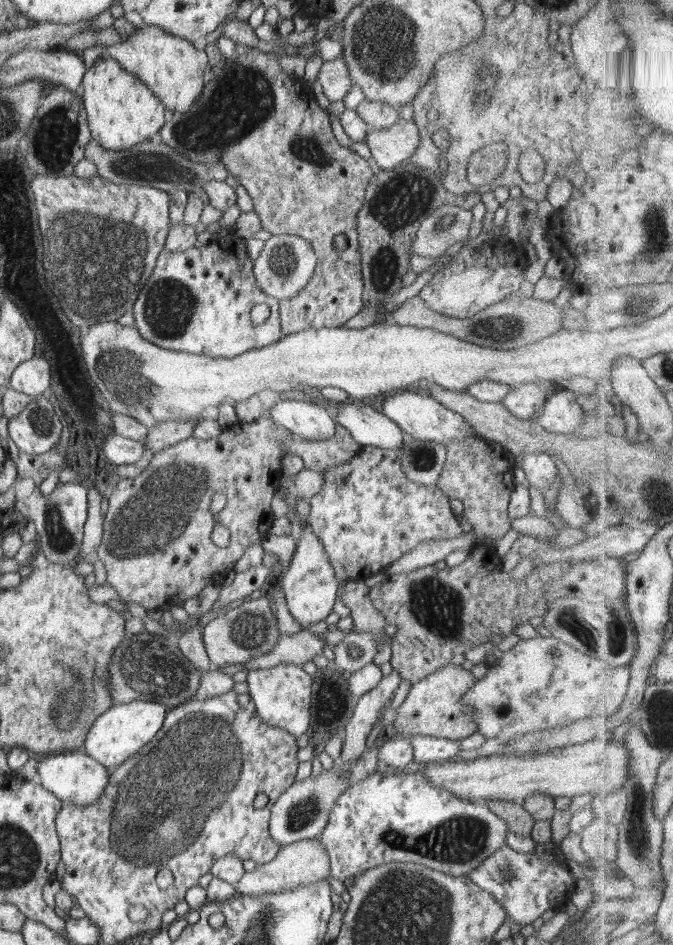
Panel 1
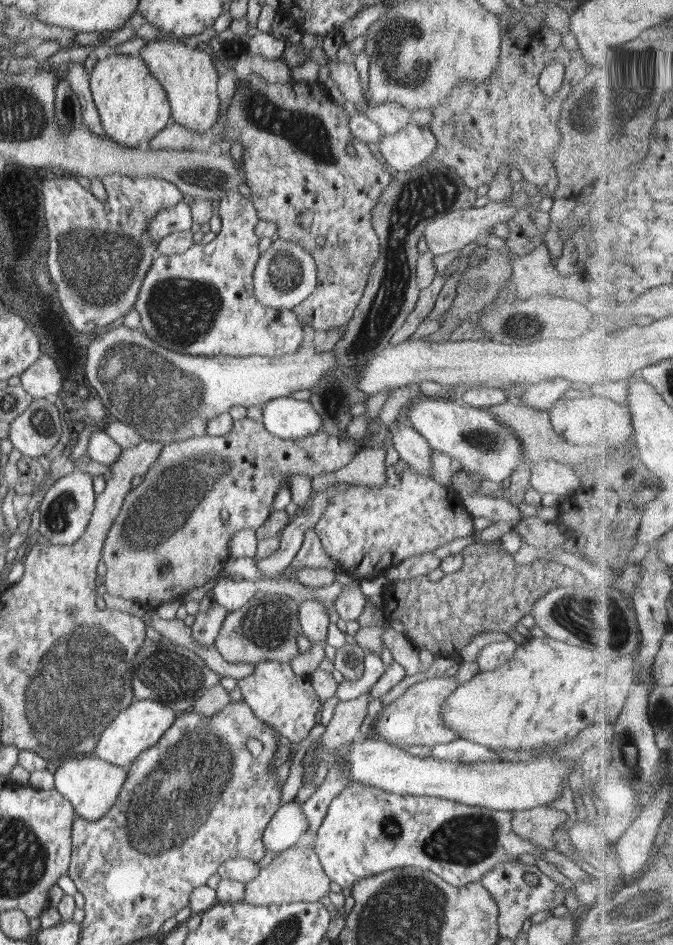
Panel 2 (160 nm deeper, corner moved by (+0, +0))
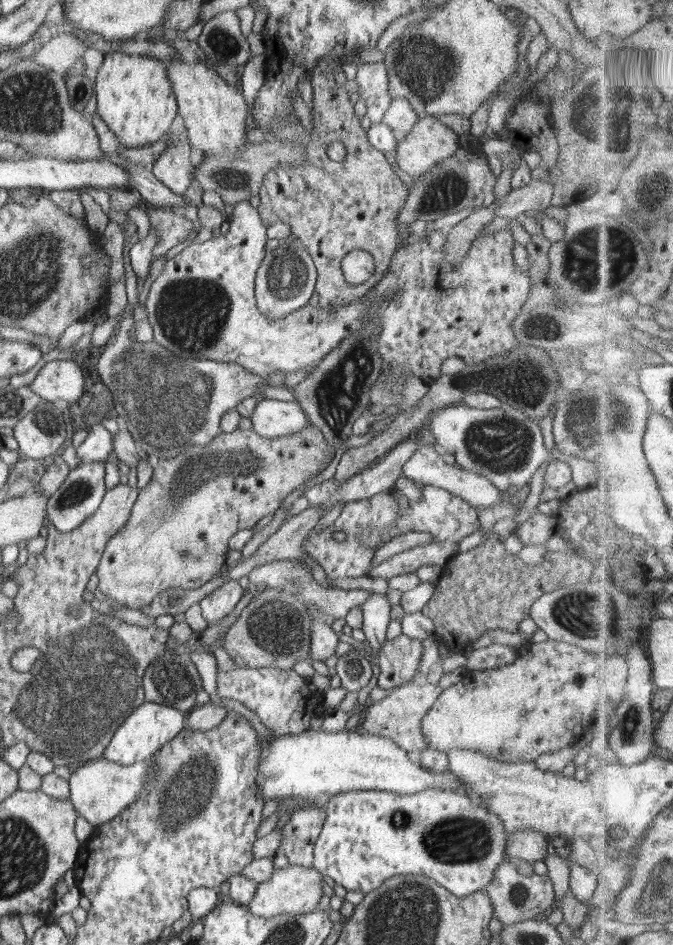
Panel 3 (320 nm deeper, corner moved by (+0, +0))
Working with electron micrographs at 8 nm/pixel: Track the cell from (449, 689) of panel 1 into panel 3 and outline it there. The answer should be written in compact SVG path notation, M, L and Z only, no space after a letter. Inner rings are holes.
M428 680L406 683L401 687L393 688L388 696L374 701L370 706L364 708L359 730L370 735L380 735L389 738L406 752L422 751L428 746L420 721L442 691L438 683Z

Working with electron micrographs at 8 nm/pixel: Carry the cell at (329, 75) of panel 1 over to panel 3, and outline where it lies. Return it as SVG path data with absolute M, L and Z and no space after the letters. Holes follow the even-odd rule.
M371 62L359 63L358 68L355 79L362 97L360 100L366 103L365 115L372 123L380 123L393 99L388 93L387 66L383 62Z

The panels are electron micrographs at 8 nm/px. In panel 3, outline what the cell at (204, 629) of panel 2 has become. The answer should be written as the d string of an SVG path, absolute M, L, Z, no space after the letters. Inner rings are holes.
M228 580L216 590L213 590L206 598L203 598L199 604L205 620L212 626L227 616L238 602L244 590L237 580Z

